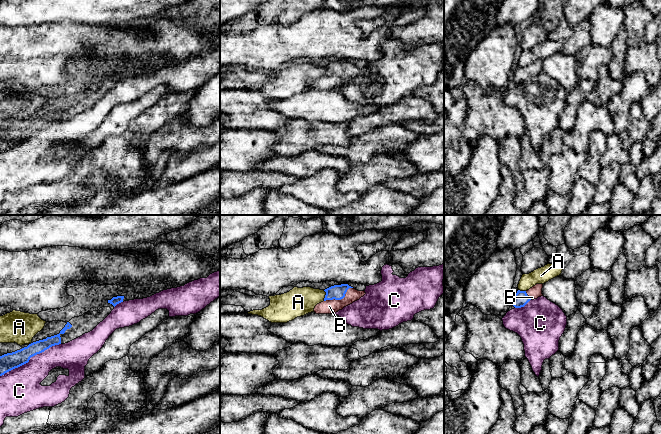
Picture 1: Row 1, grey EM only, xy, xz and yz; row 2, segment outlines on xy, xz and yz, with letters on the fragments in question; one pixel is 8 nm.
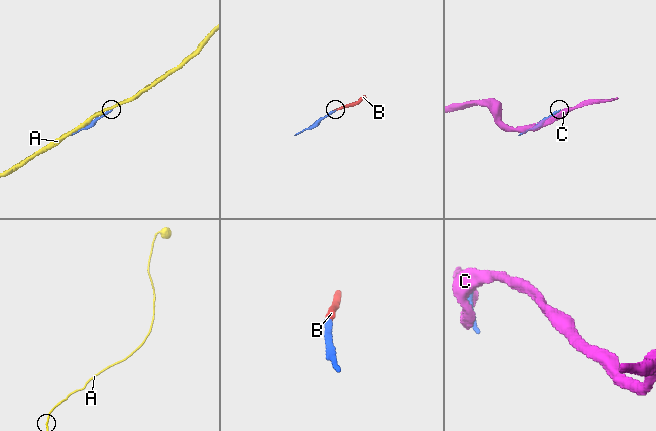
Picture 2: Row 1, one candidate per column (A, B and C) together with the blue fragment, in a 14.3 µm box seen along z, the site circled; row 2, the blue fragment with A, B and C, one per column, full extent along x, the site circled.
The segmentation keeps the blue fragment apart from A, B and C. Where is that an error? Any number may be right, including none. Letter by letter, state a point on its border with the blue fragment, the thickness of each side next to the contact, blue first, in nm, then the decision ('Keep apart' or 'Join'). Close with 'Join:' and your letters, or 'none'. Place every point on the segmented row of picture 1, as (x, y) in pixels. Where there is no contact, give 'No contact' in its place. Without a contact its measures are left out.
A: Touches blue at xz (325, 295). Thickness 120 nm (blue) against 220 nm. Keep apart
B: Touches blue at xz (339, 299). Thickness 120 nm (blue) against 110 nm. Join
C: Touches blue at xy (29, 359). Thickness 140 nm (blue) against 320 nm. Keep apart
Join: B

